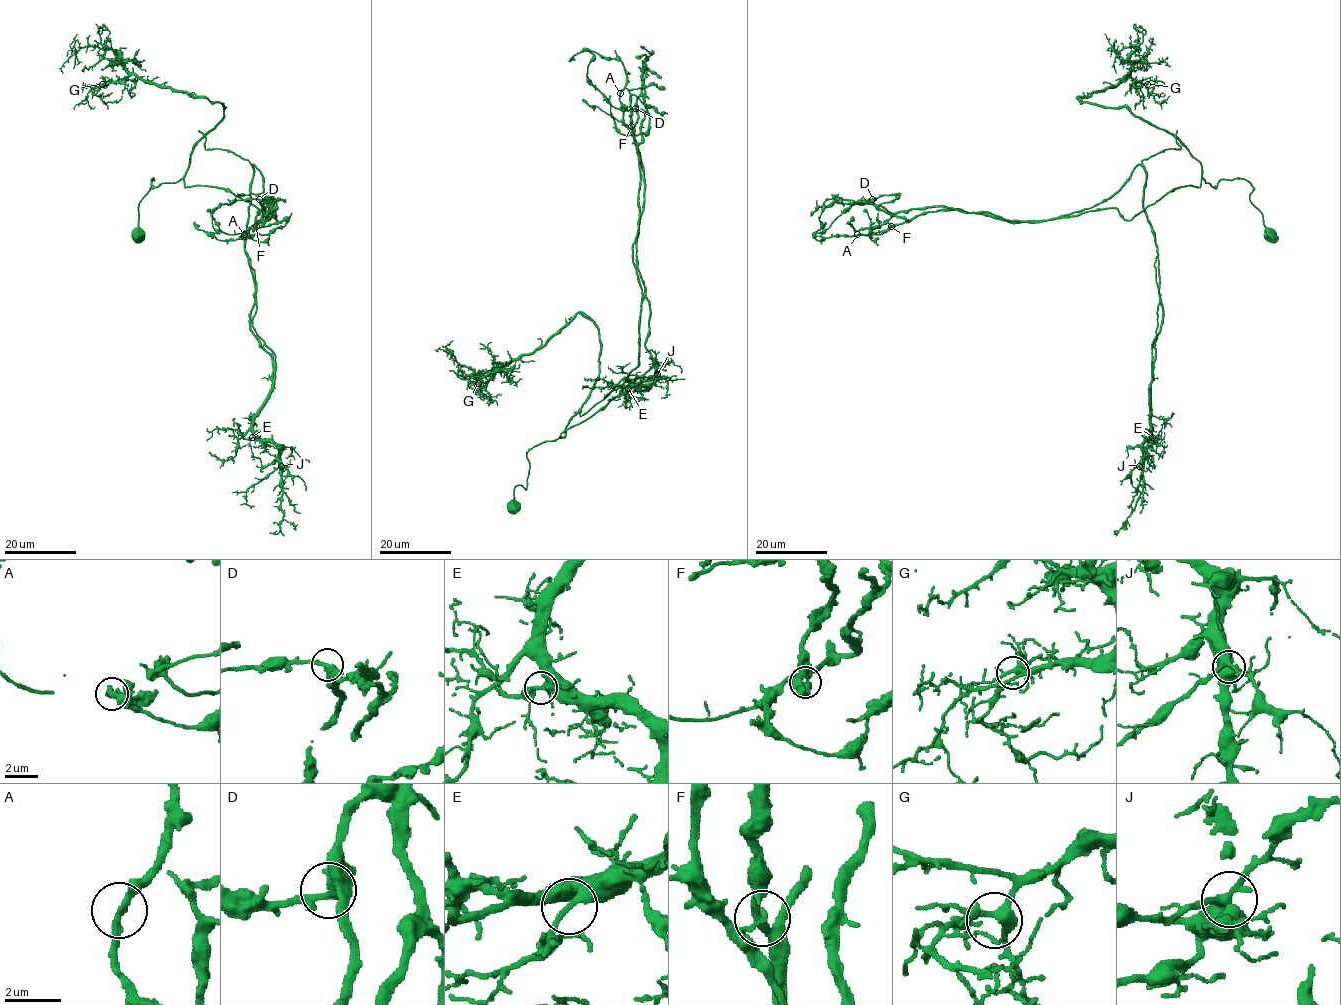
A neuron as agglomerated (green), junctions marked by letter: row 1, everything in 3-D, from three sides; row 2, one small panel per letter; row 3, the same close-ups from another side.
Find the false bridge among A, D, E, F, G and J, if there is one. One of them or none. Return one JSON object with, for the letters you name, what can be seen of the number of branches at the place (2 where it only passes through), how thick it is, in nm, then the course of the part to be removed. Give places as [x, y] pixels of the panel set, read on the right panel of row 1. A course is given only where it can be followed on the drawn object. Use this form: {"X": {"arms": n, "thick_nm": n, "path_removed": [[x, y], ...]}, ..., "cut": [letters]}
{"F": {"arms": 2, "thick_nm": 130, "path_removed": [[891, 226], [941, 210], [1061, 218], [1143, 169], [1159, 274], [1151, 431], [1143, 491], [1117, 532]]}, "cut": ["F"]}

